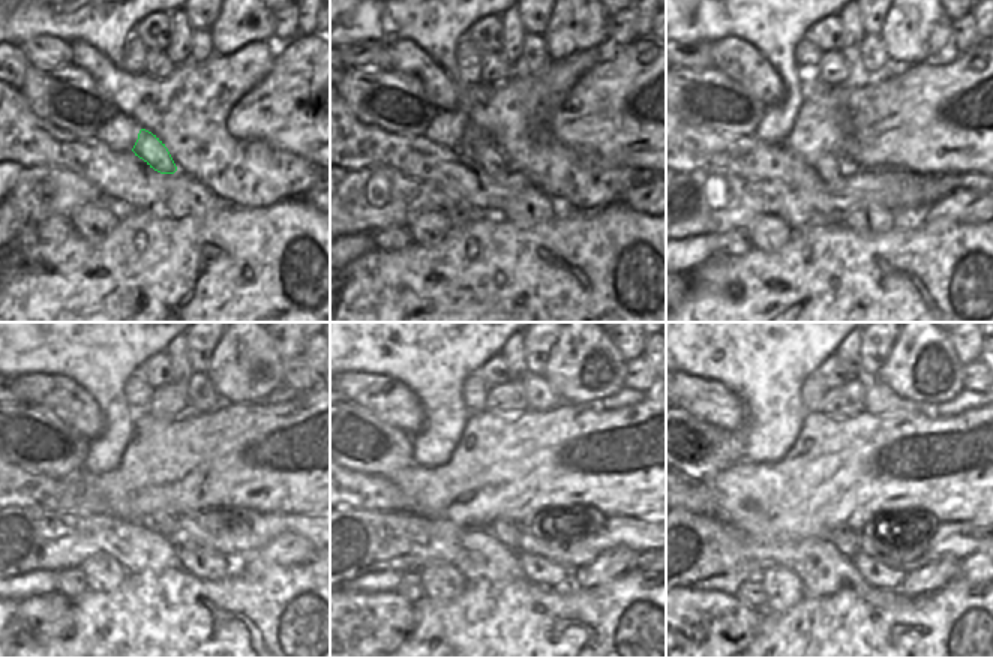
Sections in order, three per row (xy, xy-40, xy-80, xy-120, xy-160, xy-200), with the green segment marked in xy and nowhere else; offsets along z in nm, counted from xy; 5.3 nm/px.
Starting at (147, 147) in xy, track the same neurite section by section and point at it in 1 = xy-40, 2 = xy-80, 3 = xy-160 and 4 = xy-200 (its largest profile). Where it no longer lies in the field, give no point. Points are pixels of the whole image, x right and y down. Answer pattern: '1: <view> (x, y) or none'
1: xy-40 (483, 150)
2: xy-80 (831, 168)
3: xy-160 (506, 532)
4: xy-200 (846, 541)

